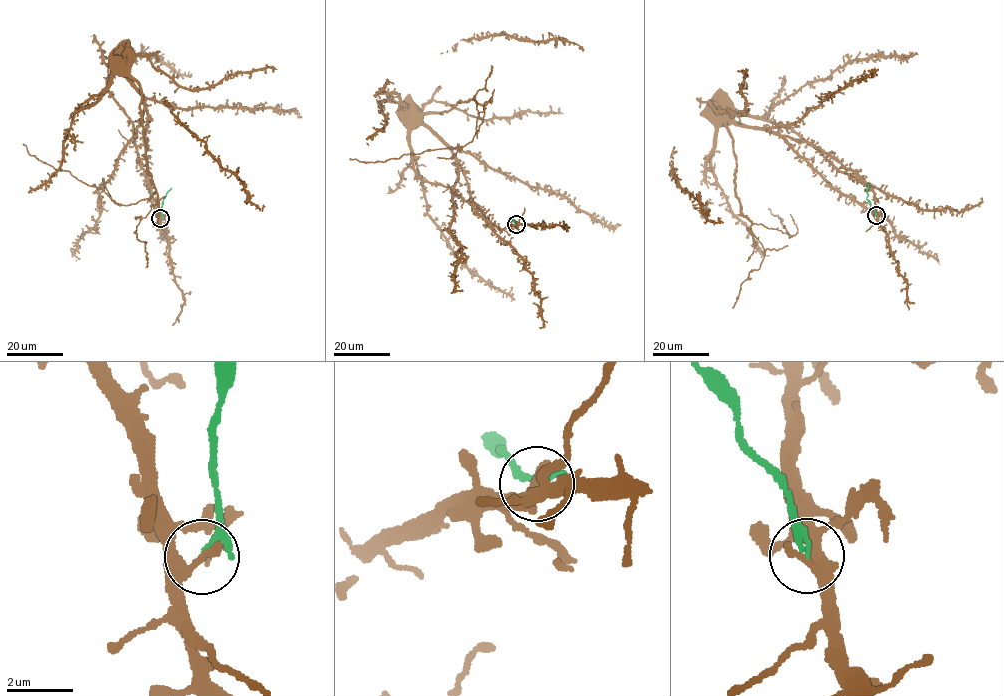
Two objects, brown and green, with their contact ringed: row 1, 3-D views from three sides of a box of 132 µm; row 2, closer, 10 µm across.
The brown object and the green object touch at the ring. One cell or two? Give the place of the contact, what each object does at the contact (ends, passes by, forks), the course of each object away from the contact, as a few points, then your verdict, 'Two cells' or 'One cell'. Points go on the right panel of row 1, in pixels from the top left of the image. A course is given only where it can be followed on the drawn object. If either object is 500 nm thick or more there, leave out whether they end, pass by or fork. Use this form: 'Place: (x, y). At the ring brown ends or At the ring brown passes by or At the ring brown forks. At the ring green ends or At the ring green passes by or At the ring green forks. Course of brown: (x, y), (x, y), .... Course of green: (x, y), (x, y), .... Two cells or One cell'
Place: (876, 215). At the ring brown ends. At the ring green passes by. Course of brown: (876, 215), (874, 191), (827, 154), (809, 144), (758, 127), (748, 127), (705, 108). Course of green: (876, 215), (867, 199), (868, 184). Two cells

